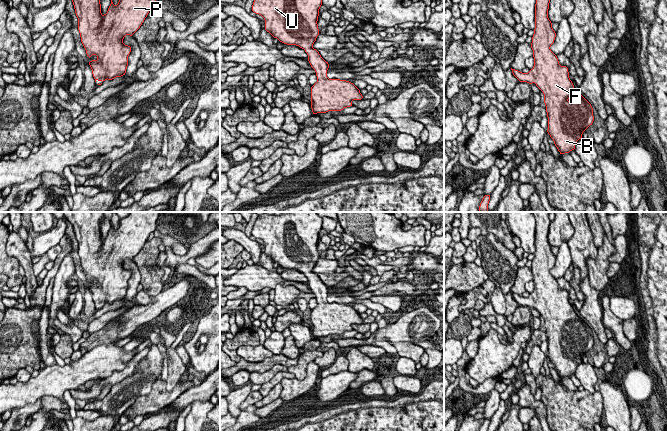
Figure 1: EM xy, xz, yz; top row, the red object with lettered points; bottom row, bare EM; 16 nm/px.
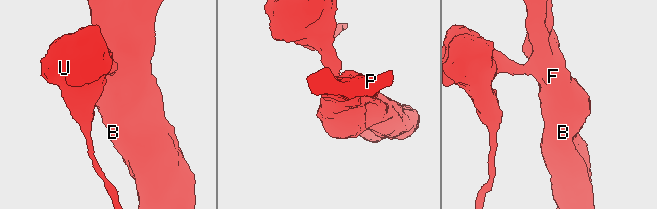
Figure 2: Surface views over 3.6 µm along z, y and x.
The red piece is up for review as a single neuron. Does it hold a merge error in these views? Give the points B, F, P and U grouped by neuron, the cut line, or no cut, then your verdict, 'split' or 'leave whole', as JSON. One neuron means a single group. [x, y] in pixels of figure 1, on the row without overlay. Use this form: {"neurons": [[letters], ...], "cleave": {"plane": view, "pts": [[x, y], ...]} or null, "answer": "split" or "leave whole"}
{"neurons": [["B", "F", "P", "U"]], "cleave": null, "answer": "leave whole"}

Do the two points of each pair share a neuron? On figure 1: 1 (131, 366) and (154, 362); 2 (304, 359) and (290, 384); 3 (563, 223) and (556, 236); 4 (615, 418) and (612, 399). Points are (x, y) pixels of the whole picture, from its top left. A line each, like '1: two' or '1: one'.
1: two
2: two
3: one
4: one

